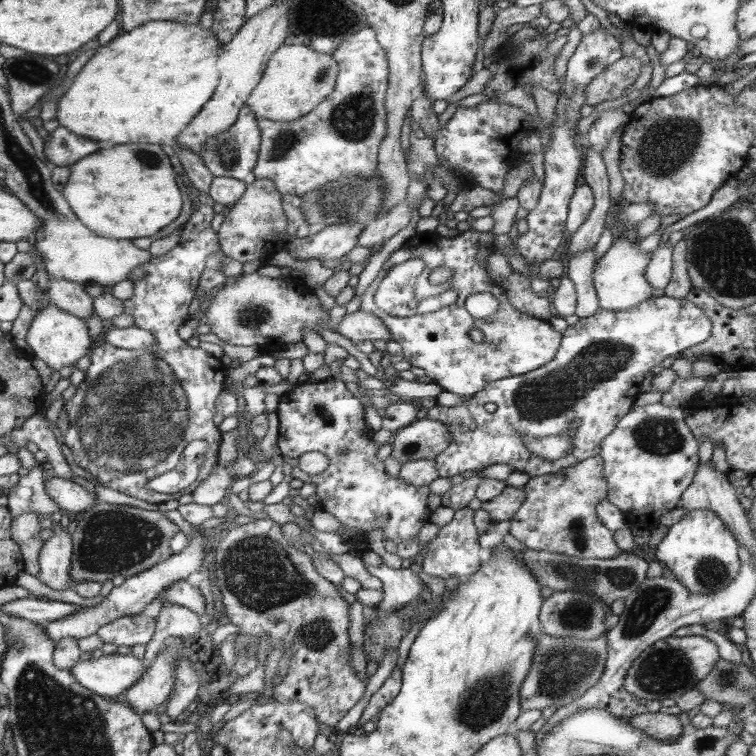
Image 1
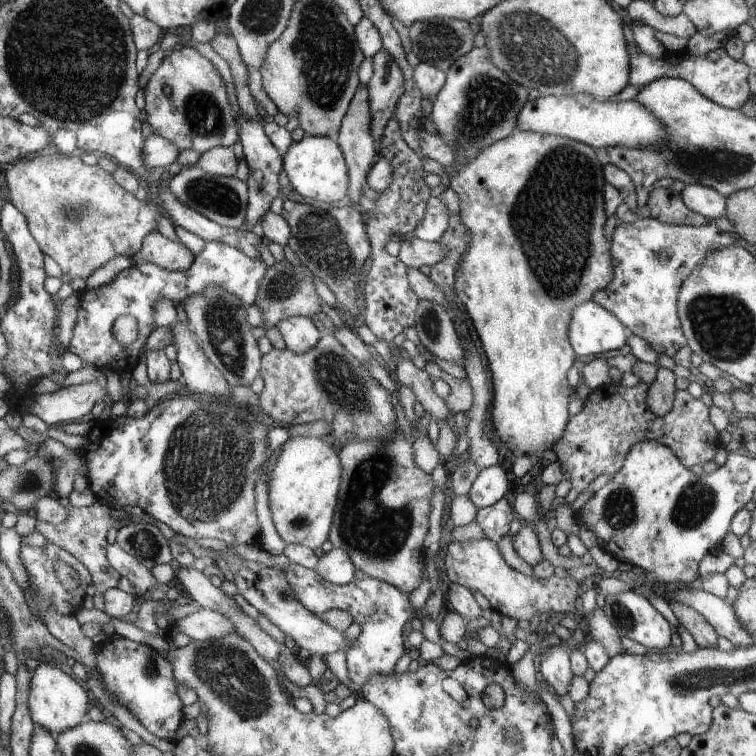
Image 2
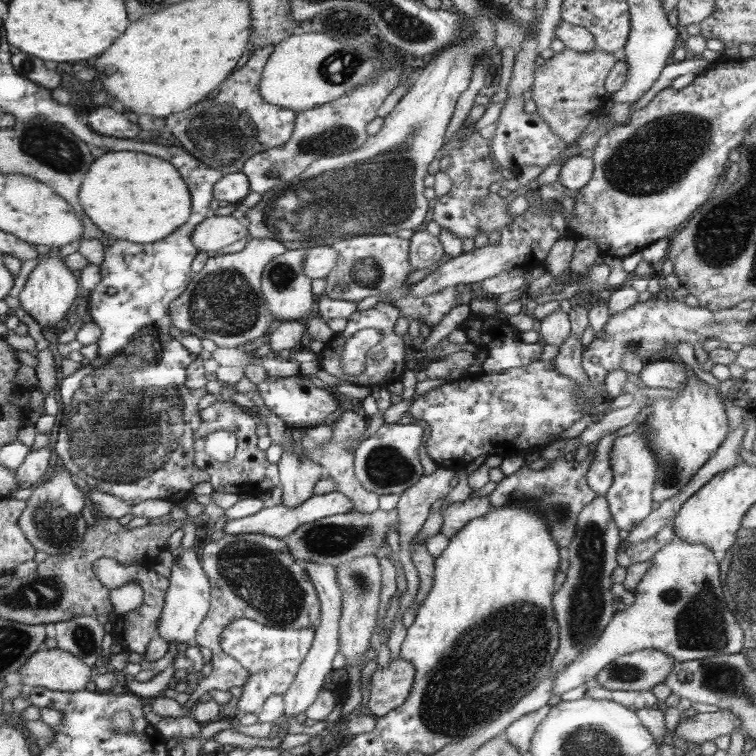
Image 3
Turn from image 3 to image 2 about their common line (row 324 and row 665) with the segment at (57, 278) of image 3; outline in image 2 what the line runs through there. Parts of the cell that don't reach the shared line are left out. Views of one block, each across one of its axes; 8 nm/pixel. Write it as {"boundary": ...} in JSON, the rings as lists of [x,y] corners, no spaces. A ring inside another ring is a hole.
{"boundary":[[[42,662],[33,674],[27,700],[32,720],[37,728],[42,727],[57,737],[59,734],[74,729],[84,721],[88,712],[88,692],[86,688],[72,678],[70,674],[58,670],[51,662]]]}

